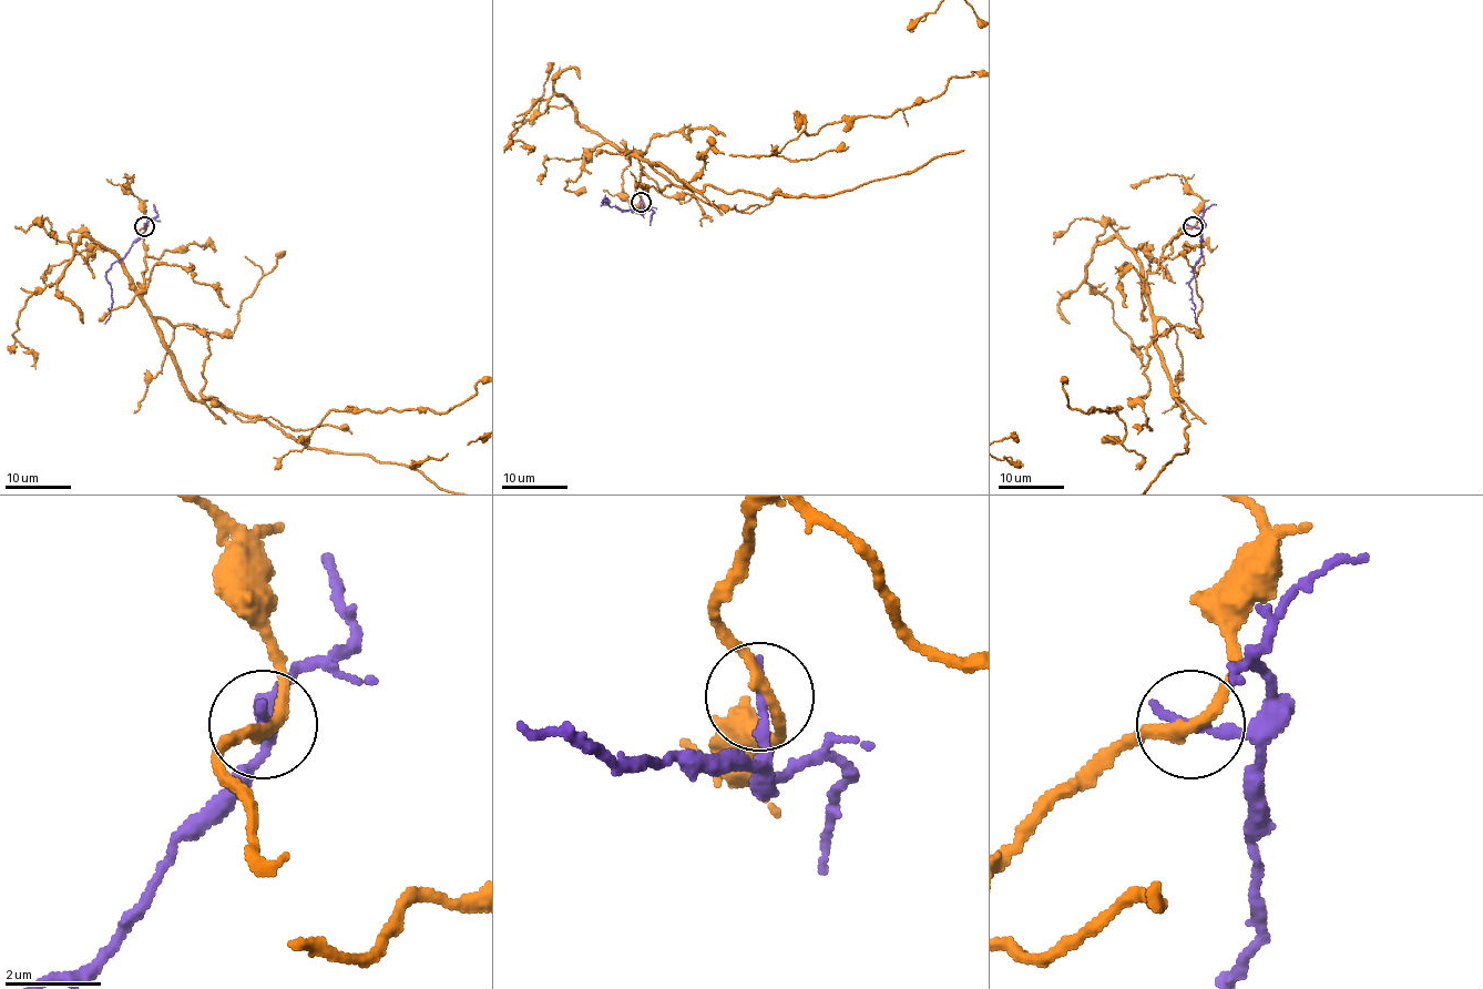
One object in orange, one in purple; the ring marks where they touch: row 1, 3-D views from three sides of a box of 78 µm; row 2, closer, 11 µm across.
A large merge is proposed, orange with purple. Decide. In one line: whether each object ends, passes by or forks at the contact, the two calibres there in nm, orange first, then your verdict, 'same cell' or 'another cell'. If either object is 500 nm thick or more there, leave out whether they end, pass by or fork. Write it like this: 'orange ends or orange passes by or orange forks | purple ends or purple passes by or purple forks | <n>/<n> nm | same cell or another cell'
orange passes by | purple ends | 240/280 nm | another cell

